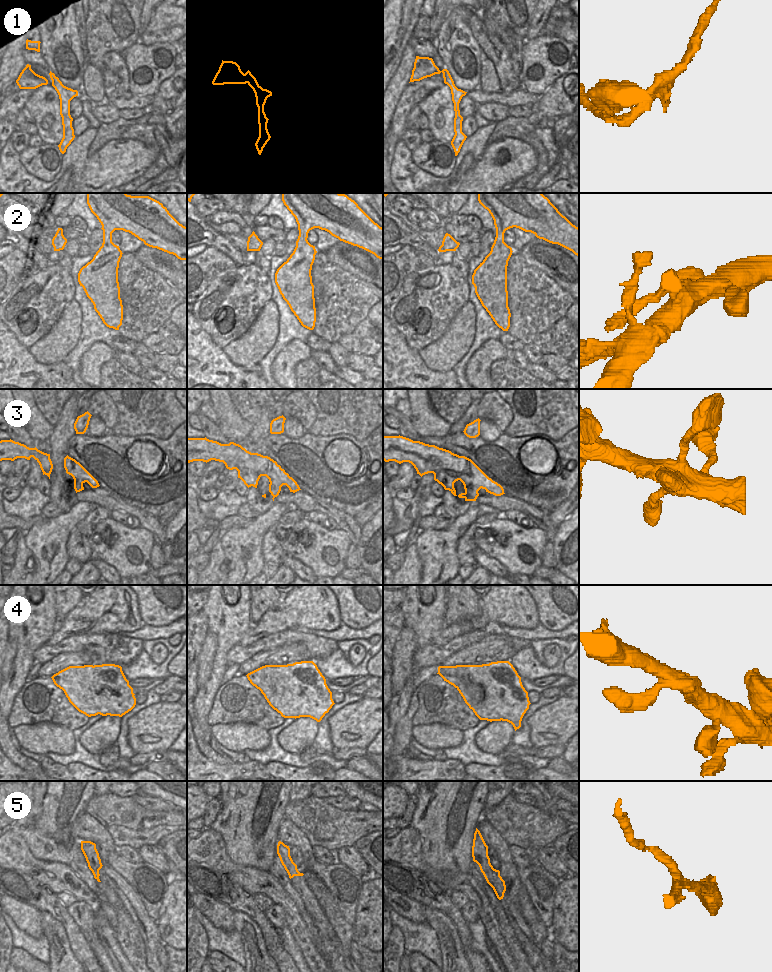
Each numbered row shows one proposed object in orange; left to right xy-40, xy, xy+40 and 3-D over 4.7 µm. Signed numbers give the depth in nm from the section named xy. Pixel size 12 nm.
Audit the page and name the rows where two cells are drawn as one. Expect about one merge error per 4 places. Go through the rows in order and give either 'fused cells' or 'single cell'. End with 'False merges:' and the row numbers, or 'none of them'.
1: single cell
2: single cell
3: single cell
4: single cell
5: fused cells
False merges: 5

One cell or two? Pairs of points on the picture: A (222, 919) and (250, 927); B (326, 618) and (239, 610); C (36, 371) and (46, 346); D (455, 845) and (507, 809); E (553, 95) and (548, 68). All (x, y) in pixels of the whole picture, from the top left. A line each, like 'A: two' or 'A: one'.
A: two
B: two
C: two
D: two
E: two

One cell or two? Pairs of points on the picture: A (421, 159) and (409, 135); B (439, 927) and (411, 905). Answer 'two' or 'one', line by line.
A: two
B: two

